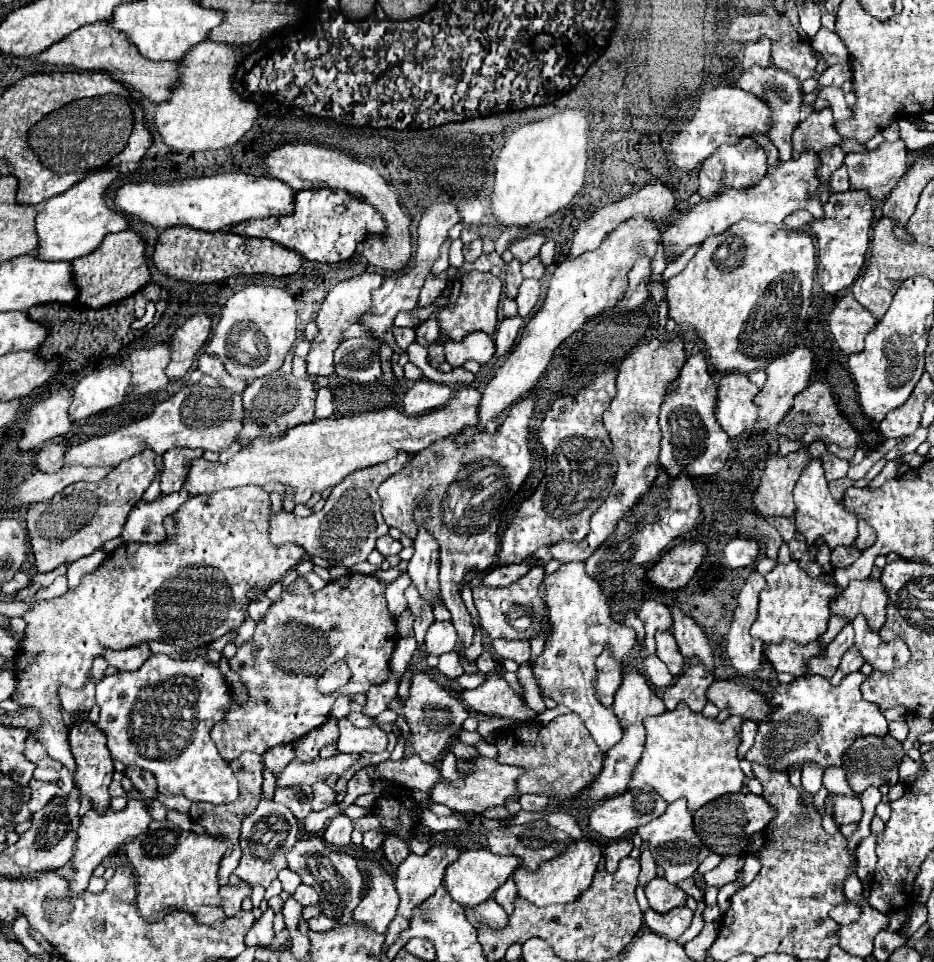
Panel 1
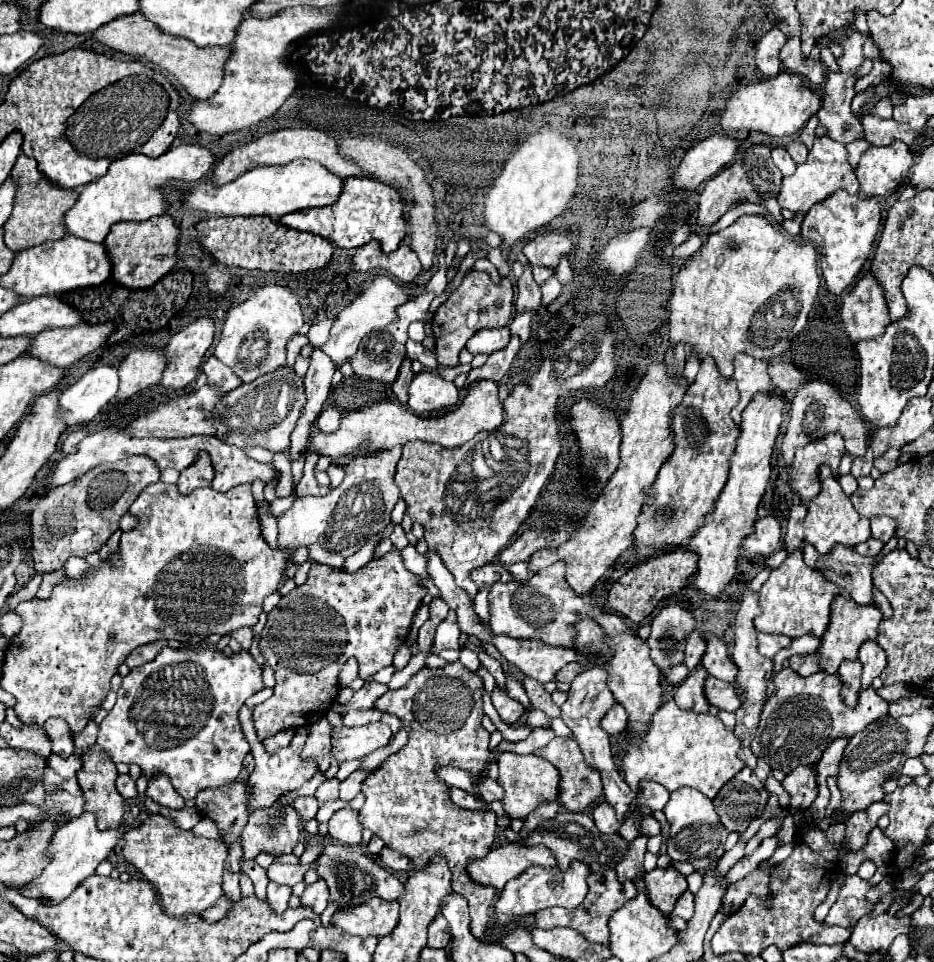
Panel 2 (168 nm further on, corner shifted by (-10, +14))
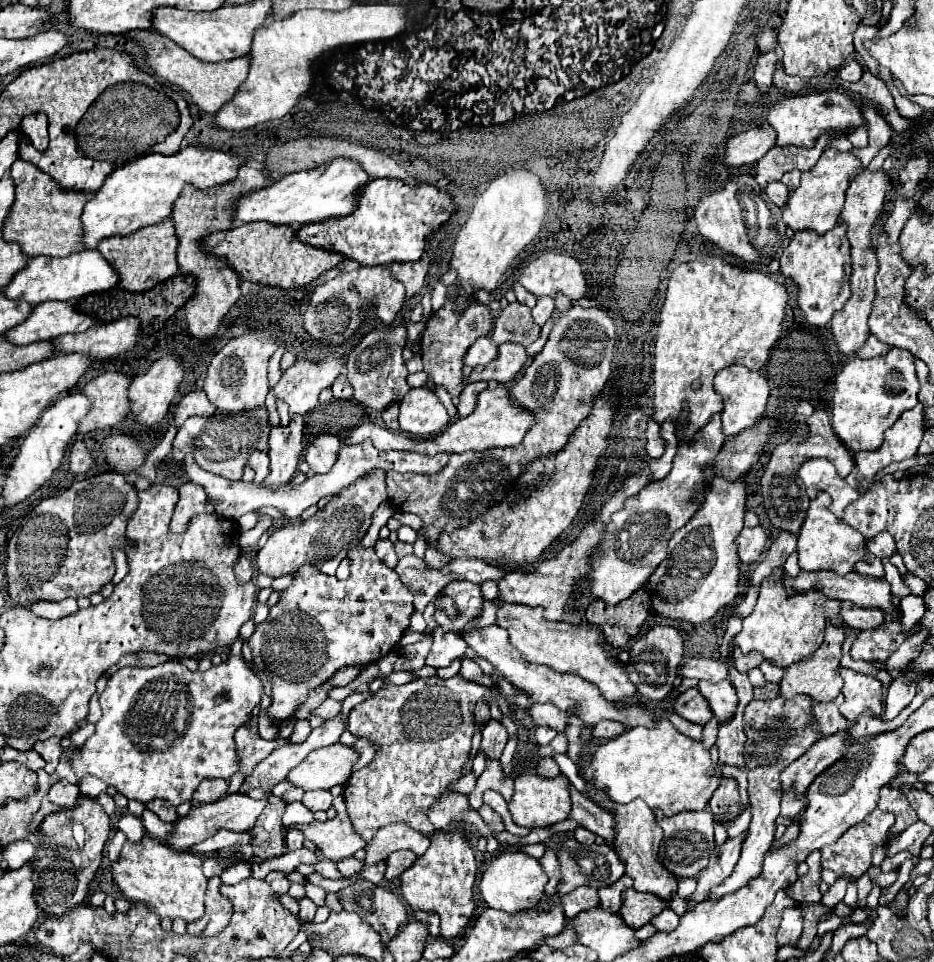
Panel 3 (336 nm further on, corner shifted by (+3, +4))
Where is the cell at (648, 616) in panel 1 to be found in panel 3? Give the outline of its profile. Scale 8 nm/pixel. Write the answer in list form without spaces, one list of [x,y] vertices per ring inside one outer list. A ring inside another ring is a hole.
[[[654,626],[640,640],[630,646],[630,662],[626,666],[626,674],[630,682],[636,686],[638,694],[648,700],[664,700],[664,696],[674,688],[674,680],[678,676],[678,668],[682,664],[682,636],[672,626]]]

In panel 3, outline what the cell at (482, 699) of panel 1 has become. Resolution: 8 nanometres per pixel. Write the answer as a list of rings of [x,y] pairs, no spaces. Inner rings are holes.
[[[490,720],[484,730],[482,730],[482,742],[480,742],[480,752],[486,756],[486,758],[492,758],[492,760],[498,760],[502,750],[504,750],[504,744],[508,742],[508,734],[506,734],[506,728],[496,722],[496,720]]]

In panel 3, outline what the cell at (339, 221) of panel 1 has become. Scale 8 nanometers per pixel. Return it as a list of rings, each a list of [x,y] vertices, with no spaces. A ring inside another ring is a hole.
[[[378,178],[366,184],[360,194],[358,208],[346,218],[334,218],[326,222],[306,224],[298,230],[298,240],[314,248],[332,250],[344,254],[350,260],[358,260],[364,266],[392,264],[392,262],[416,262],[420,260],[426,242],[432,234],[444,226],[456,212],[456,202],[444,190],[432,184],[410,186],[402,180]]]

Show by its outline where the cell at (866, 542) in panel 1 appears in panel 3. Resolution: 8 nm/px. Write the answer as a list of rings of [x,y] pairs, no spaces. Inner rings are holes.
[[[882,532],[878,534],[874,540],[868,540],[866,544],[868,552],[874,554],[876,558],[890,558],[892,554],[896,554],[896,544],[894,544],[894,538],[888,534],[888,532]]]

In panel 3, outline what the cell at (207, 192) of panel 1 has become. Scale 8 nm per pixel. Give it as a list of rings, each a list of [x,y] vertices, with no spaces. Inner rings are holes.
[[[334,158],[314,170],[304,170],[296,172],[294,176],[284,176],[272,186],[242,196],[236,204],[236,218],[244,222],[264,220],[270,224],[286,224],[286,226],[342,218],[356,210],[358,196],[368,182],[370,176],[356,160]]]

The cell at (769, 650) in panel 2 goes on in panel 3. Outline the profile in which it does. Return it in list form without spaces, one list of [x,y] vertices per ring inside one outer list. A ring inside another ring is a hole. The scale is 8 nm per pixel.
[[[734,648],[734,650],[732,650],[730,660],[732,660],[732,664],[734,664],[740,672],[746,672],[746,670],[756,668],[756,666],[762,664],[762,660],[758,660],[758,656],[754,656],[754,652],[752,652],[750,656],[744,656],[740,648]]]

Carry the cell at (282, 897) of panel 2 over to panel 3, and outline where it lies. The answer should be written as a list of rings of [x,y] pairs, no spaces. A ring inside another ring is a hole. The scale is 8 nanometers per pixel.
[[[270,872],[270,874],[266,876],[266,882],[274,888],[276,894],[284,894],[284,892],[288,892],[288,888],[290,888],[290,882],[288,882],[286,876],[288,876],[286,872]]]

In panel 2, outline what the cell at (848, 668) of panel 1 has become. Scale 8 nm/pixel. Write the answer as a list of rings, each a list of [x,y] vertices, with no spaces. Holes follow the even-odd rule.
[[[845,660],[839,666],[839,674],[843,676],[843,682],[845,682],[843,698],[849,706],[855,706],[855,692],[859,692],[861,688],[861,670],[863,670],[863,664],[859,660]]]

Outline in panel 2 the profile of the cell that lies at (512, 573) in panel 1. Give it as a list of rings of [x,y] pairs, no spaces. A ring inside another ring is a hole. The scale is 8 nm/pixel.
[[[489,562],[487,566],[481,566],[477,570],[473,570],[473,580],[477,582],[477,586],[481,584],[487,584],[491,586],[493,582],[511,582],[513,580],[513,574],[499,562]]]

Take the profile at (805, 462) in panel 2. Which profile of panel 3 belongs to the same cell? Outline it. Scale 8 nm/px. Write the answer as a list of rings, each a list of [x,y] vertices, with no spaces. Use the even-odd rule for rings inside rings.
[[[826,458],[808,460],[808,464],[802,464],[798,470],[798,476],[804,480],[810,498],[816,498],[818,492],[828,492],[832,496],[834,514],[838,518],[844,518],[844,508],[860,498],[858,490],[846,484],[846,480],[838,476],[834,464]]]

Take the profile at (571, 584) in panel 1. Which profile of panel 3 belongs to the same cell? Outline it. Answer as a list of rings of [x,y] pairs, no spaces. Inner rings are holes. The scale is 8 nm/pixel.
[[[604,720],[604,722],[598,722],[598,724],[596,724],[596,728],[594,728],[594,738],[598,738],[598,740],[612,740],[612,738],[620,736],[624,730],[626,730],[624,724],[614,724],[614,722]]]

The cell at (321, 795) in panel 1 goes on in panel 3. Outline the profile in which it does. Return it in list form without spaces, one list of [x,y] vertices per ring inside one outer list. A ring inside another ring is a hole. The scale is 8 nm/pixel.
[[[314,790],[314,792],[306,792],[302,798],[302,804],[310,810],[310,812],[318,812],[318,810],[328,810],[332,806],[332,794],[328,790]]]

